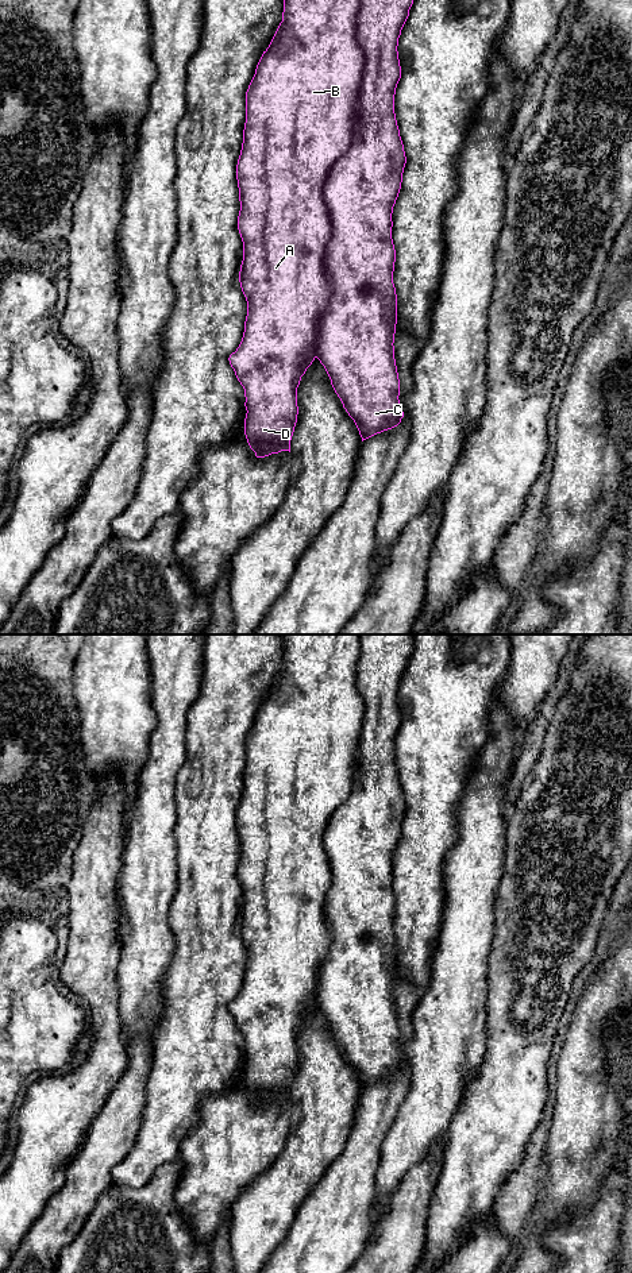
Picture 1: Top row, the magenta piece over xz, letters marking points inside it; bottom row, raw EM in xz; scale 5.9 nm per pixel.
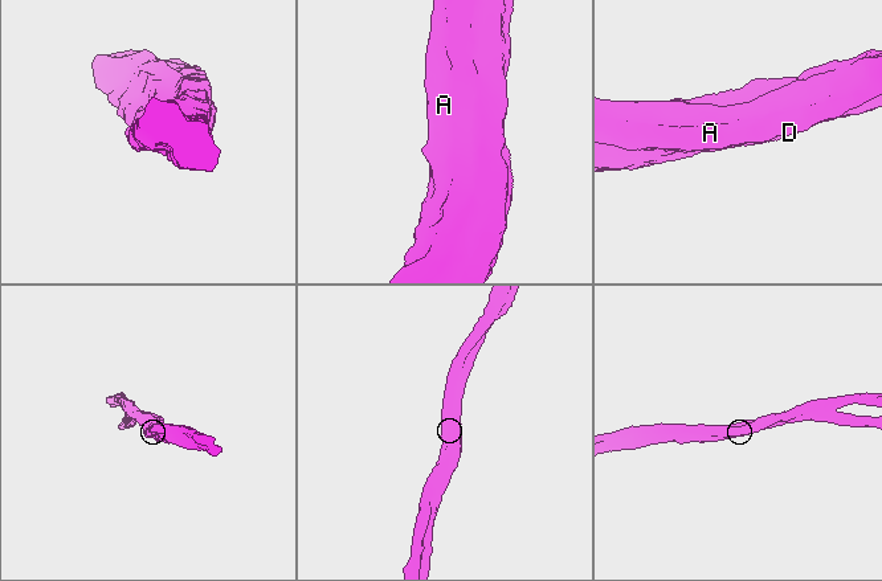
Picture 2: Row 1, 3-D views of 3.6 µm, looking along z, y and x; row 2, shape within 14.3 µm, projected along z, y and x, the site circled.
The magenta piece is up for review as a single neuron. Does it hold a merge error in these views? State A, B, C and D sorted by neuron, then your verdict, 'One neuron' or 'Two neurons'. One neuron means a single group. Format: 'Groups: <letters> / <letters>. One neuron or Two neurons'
Groups: A B D / C. Two neurons

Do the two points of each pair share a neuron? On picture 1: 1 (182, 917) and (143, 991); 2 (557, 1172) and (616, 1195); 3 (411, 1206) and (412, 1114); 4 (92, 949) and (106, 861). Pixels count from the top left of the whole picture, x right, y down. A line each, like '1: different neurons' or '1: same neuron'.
1: different neurons
2: different neurons
3: different neurons
4: same neuron

